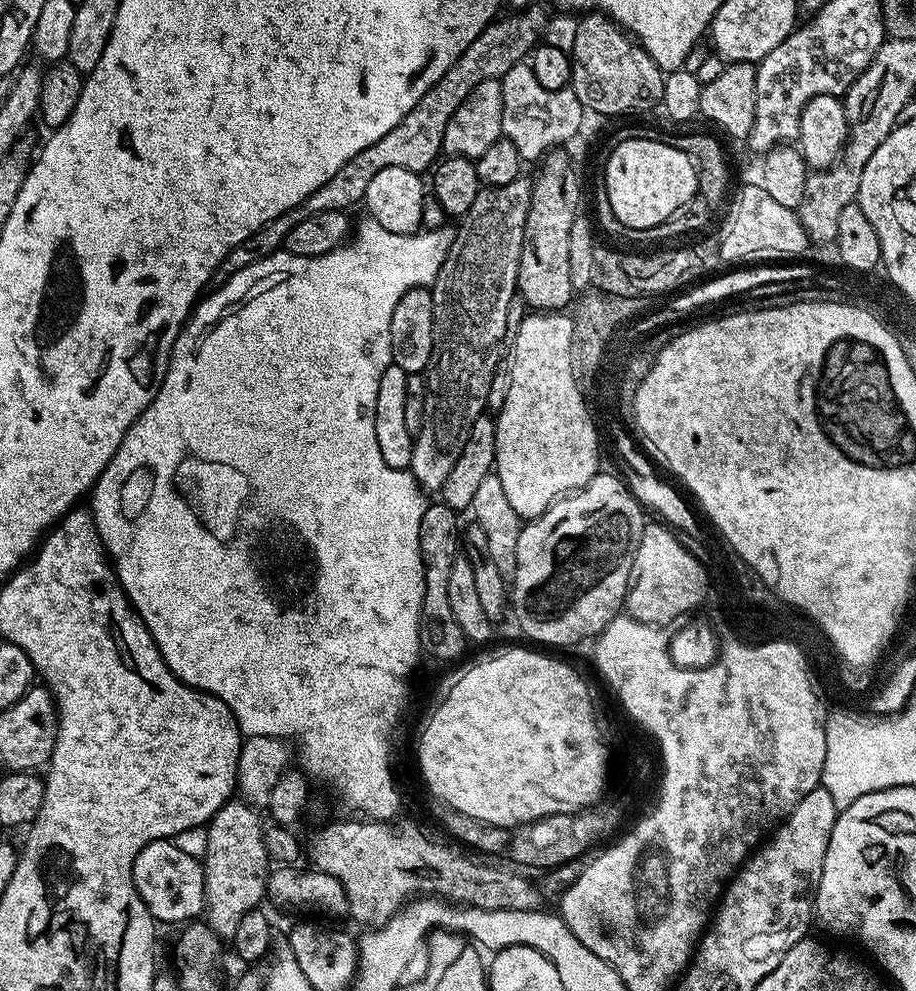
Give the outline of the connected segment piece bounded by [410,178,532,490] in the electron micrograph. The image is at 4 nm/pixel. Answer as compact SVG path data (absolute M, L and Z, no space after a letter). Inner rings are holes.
M521 178L506 186L481 187L470 210L459 221L460 229L451 237L446 262L438 270L438 278L430 285L434 302L434 346L426 369L426 395L422 430L412 441L413 478L425 490L438 490L446 482L470 430L479 416L485 415L484 399L492 392L492 379L496 376L496 363L500 360L500 341L505 339L503 329L510 324L508 307L517 299L516 279L518 262L522 258L522 238L526 214L530 214L532 180Z

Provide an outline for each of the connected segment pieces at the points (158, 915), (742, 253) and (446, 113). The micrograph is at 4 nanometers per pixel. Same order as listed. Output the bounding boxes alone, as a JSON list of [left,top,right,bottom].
[[132,839,204,925],[720,183,810,266],[219,6,550,278]]

